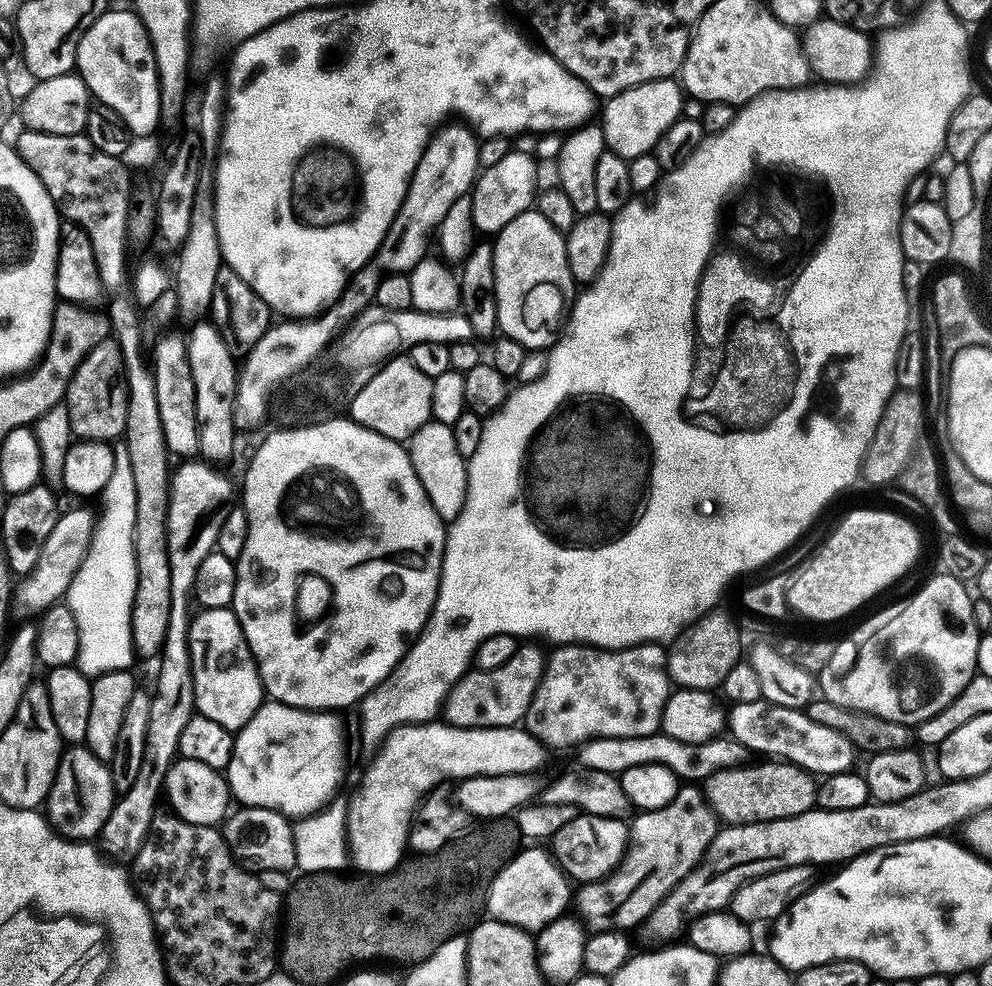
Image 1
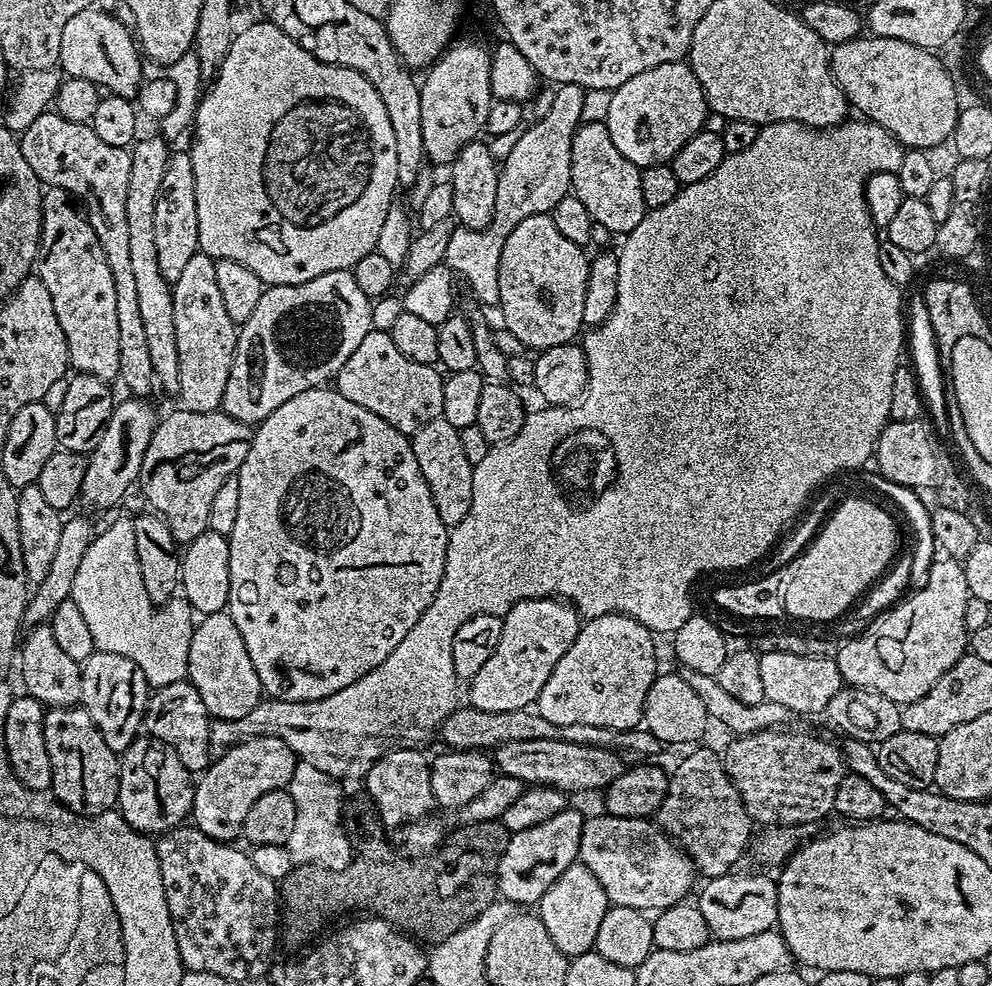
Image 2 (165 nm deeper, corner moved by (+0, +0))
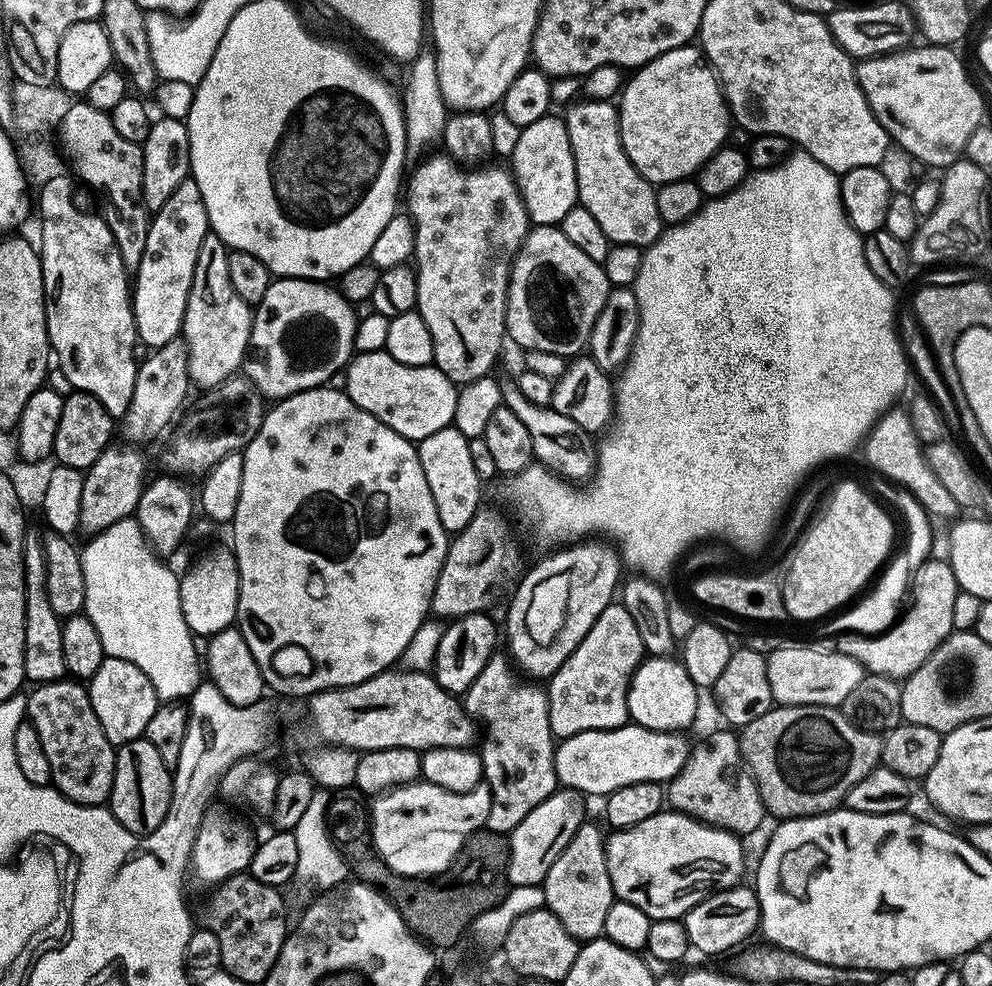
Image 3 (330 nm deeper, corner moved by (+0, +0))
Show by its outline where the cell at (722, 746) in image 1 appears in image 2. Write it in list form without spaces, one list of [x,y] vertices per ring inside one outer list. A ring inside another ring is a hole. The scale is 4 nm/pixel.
[[[460,706],[457,707],[456,711],[451,712],[446,718],[446,722],[442,722],[442,726],[440,727],[438,733],[439,739],[444,739],[449,749],[459,750],[462,752],[470,752],[473,750],[495,750],[500,747],[500,745],[505,744],[506,742],[538,742],[539,740],[561,740],[562,742],[574,742],[575,744],[581,744],[582,746],[591,746],[592,748],[610,748],[615,750],[617,753],[625,754],[624,752],[629,752],[630,755],[636,756],[632,758],[652,758],[656,751],[662,748],[660,741],[654,738],[654,734],[645,730],[643,727],[639,728],[630,728],[626,732],[616,732],[612,728],[603,728],[602,726],[578,726],[575,724],[574,726],[558,726],[554,722],[546,722],[546,718],[542,718],[540,713],[535,710],[529,710],[528,708],[523,708],[522,710],[502,710],[501,712],[491,712],[490,710],[478,710],[477,708],[471,706]]]

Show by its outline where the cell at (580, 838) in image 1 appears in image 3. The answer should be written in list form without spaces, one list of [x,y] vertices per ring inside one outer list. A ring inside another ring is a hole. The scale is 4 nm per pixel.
[[[662,810],[638,826],[615,829],[607,837],[606,866],[616,900],[638,906],[651,920],[678,920],[707,896],[735,888],[744,876],[741,837],[675,810]]]

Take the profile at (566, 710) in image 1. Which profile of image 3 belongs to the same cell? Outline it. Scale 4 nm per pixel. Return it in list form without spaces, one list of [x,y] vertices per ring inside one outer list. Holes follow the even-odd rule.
[[[620,602],[608,604],[606,610],[598,614],[594,626],[590,626],[590,634],[586,634],[586,638],[578,642],[570,658],[566,658],[566,662],[562,662],[560,669],[547,681],[548,713],[553,737],[573,736],[586,730],[621,728],[629,723],[628,683],[645,656],[642,638],[638,635],[638,626],[634,626],[634,618],[630,618],[630,610],[626,610]]]

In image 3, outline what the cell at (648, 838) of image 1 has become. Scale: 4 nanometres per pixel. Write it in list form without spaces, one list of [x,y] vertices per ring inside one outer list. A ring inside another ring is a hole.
[[[735,731],[710,734],[699,741],[700,745],[691,749],[688,761],[678,770],[673,780],[667,781],[666,800],[677,812],[684,812],[704,824],[713,824],[716,828],[724,828],[734,832],[741,838],[747,838],[751,832],[756,832],[766,821],[762,794],[758,794],[758,786],[754,782],[752,772],[744,763],[744,755],[740,752],[740,737]]]

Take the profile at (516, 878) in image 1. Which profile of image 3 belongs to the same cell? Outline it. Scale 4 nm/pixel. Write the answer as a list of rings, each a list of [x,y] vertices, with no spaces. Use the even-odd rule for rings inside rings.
[[[557,787],[546,802],[538,802],[522,822],[510,833],[508,841],[508,882],[512,886],[543,885],[550,866],[566,850],[570,838],[578,830],[580,824],[585,823],[584,816],[585,797],[572,788]]]

